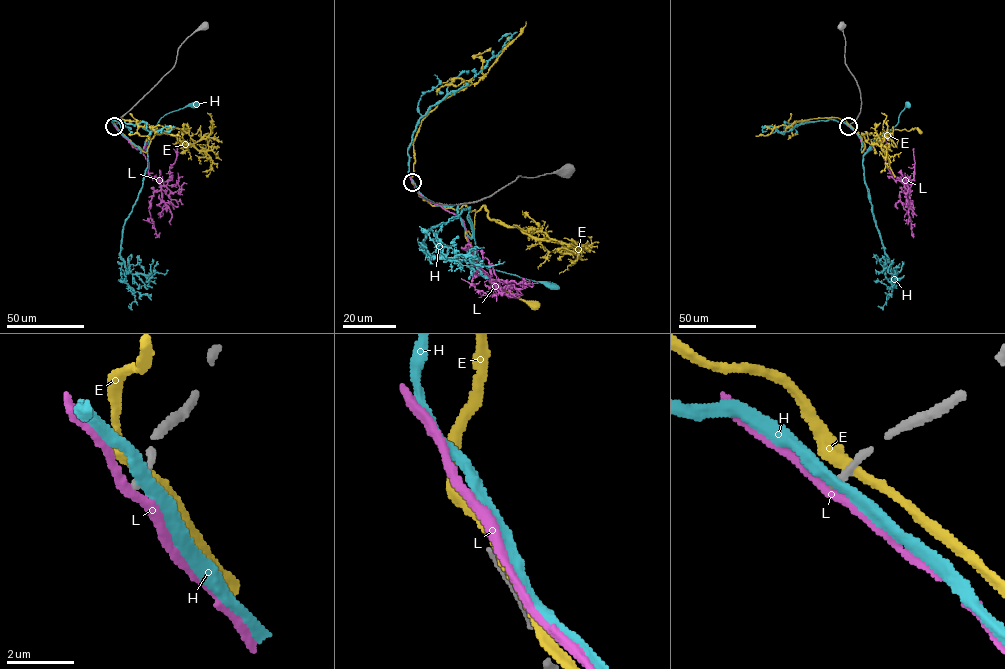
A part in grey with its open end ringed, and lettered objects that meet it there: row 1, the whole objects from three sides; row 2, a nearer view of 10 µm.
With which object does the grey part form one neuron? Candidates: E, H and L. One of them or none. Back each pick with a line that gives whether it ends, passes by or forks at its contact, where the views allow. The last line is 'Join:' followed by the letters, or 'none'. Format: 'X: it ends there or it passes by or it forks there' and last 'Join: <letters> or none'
Join: none

